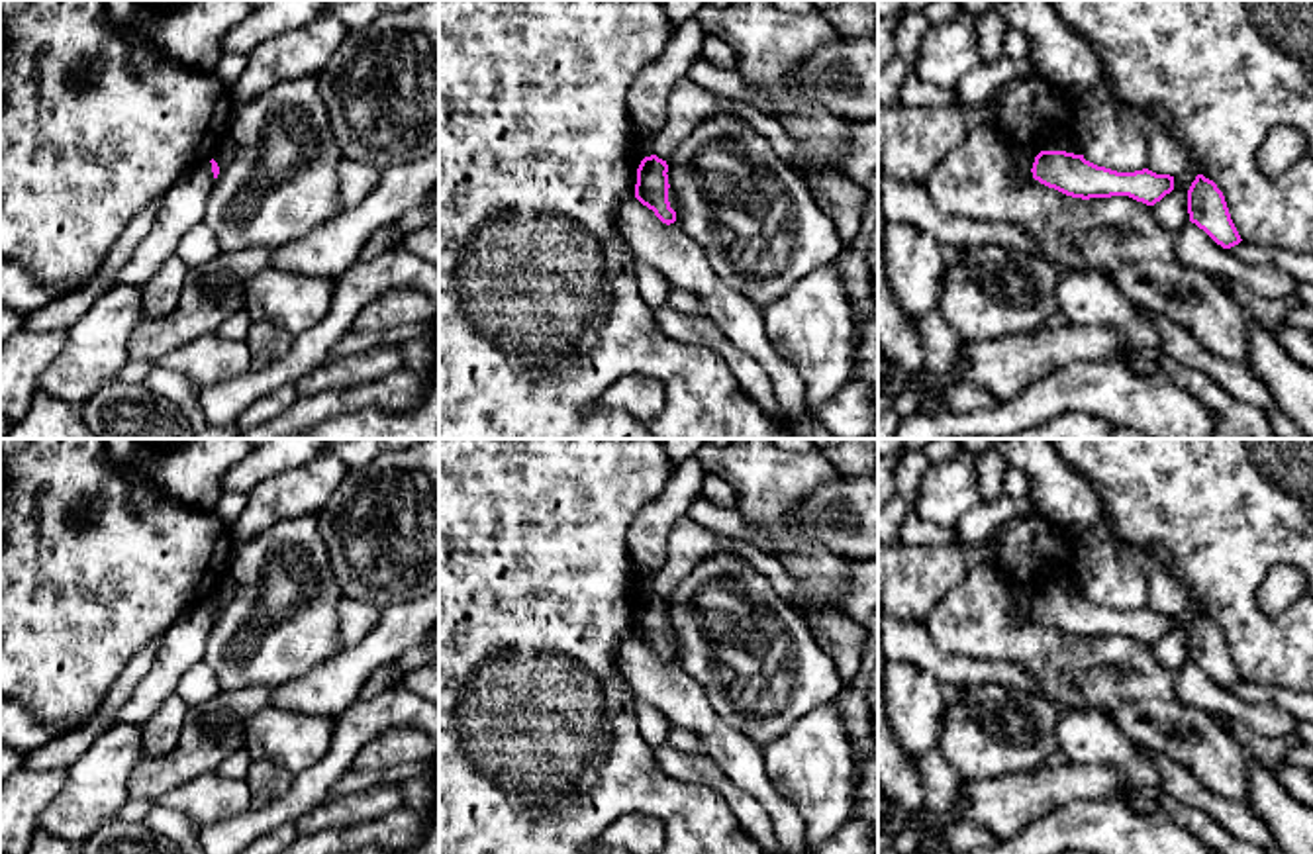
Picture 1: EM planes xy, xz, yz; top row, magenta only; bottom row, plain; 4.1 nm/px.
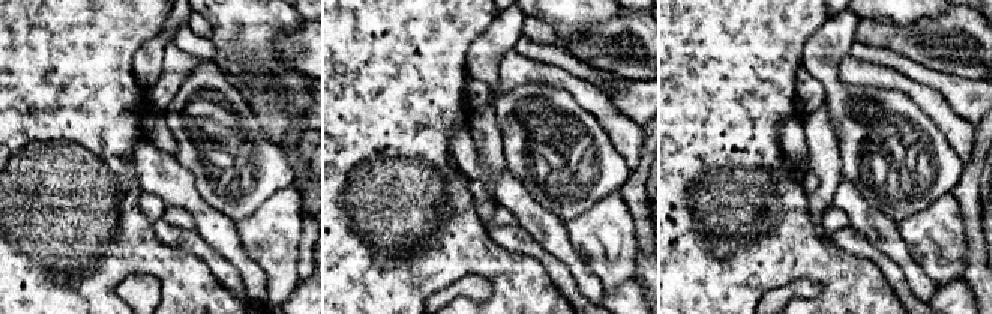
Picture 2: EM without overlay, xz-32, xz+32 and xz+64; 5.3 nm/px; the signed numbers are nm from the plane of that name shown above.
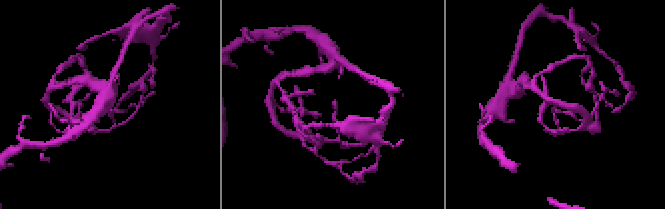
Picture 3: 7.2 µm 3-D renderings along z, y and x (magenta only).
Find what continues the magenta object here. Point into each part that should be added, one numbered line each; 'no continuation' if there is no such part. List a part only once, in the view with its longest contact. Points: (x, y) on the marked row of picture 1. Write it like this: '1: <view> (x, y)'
no continuation

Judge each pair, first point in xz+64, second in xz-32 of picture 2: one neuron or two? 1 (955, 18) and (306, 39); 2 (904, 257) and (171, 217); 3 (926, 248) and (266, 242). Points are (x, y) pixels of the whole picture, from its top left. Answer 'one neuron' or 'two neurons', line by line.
1: one neuron
2: two neurons
3: one neuron

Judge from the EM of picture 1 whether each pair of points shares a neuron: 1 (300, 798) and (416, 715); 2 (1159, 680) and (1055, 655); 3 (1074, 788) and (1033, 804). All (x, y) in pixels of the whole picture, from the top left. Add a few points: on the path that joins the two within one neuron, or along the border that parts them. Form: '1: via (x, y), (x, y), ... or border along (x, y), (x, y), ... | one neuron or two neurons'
1: via (330, 768), (377, 715), (387, 715) | one neuron
2: via (1133, 676), (1080, 672) | one neuron
3: via (1065, 788), (1049, 788), (1043, 794) | one neuron

